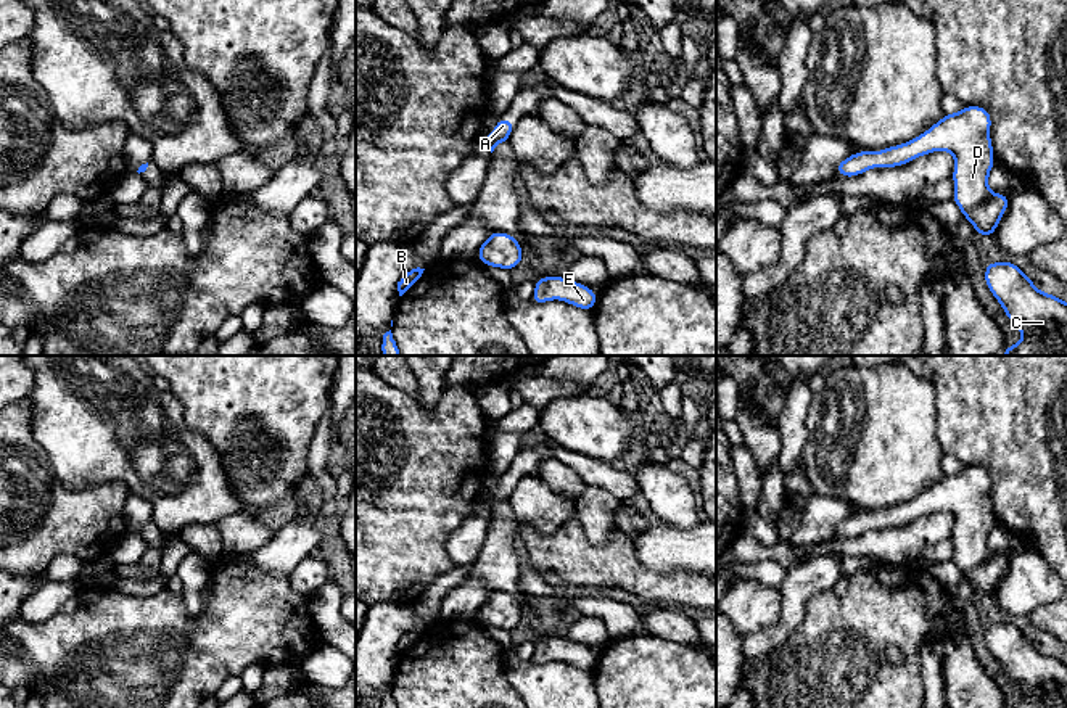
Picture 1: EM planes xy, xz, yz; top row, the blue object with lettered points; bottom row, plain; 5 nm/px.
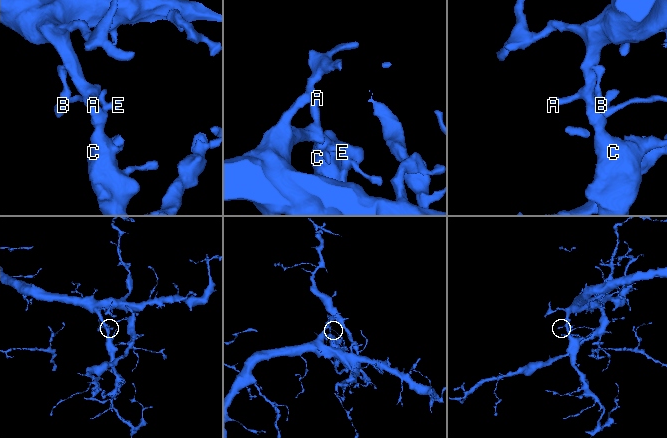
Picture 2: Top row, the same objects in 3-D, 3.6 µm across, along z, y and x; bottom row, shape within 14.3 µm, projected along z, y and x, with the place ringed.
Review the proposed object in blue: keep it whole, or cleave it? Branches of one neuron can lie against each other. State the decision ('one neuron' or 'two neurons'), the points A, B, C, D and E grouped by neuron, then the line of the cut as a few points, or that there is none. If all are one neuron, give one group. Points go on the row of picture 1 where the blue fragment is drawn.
one neuron; A B C D E; no cut

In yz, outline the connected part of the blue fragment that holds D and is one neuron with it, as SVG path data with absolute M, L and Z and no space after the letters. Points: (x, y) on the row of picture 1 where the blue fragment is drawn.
M964 106L959 113L945 114L906 143L877 153L853 153L837 164L835 172L856 177L874 167L898 167L933 151L950 151L954 156L953 201L974 225L975 235L993 237L1009 206L1009 195L988 188L988 175L995 166L990 129L991 116L987 108Z

